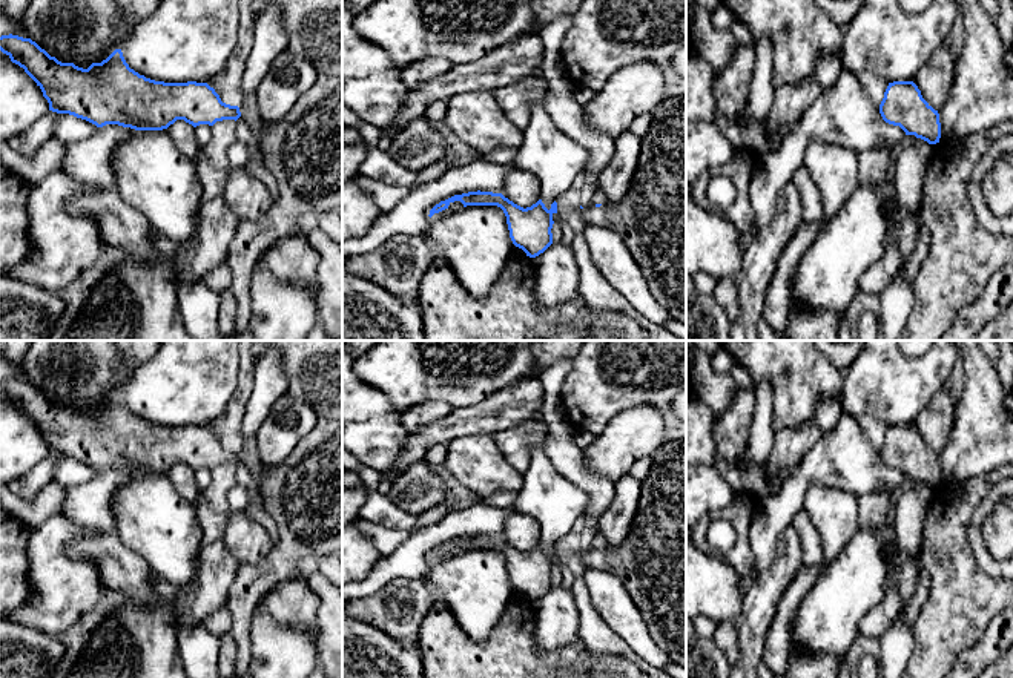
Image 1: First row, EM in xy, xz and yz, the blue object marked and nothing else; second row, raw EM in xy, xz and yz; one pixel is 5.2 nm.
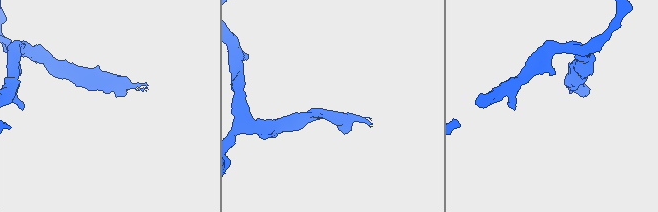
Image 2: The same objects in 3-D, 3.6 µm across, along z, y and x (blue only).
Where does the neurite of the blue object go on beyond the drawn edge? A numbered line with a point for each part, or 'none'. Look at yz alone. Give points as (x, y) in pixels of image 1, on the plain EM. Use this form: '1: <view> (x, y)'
none

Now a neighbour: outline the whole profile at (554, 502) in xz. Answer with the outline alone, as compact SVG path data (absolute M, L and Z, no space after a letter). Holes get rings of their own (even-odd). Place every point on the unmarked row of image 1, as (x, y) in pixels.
M533 448L522 488L511 508L539 523L540 543L548 554L585 517L588 505L589 495L553 466L545 449Z

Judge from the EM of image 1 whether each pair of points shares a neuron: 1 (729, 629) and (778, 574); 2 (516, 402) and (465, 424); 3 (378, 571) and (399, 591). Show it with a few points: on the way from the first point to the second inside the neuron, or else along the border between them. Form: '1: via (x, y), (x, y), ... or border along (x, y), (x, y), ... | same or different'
1: border along (734, 622), (737, 658) | different
2: via (504, 408), (478, 419) | same
3: border along (422, 577), (395, 577), (373, 592), (358, 599) | different

